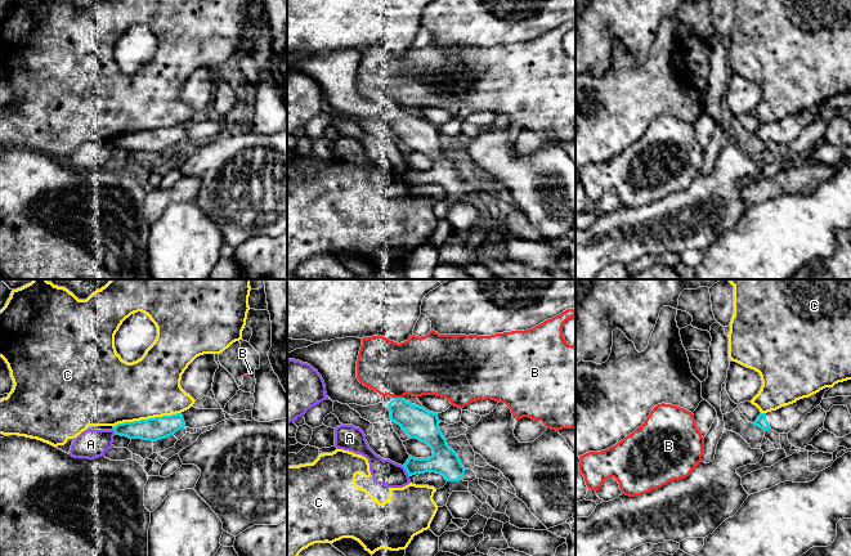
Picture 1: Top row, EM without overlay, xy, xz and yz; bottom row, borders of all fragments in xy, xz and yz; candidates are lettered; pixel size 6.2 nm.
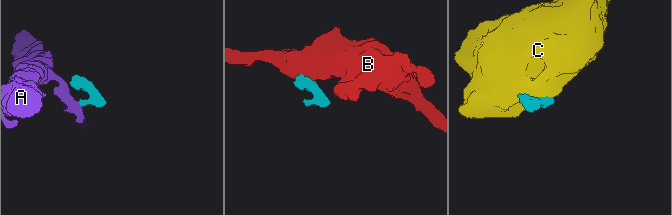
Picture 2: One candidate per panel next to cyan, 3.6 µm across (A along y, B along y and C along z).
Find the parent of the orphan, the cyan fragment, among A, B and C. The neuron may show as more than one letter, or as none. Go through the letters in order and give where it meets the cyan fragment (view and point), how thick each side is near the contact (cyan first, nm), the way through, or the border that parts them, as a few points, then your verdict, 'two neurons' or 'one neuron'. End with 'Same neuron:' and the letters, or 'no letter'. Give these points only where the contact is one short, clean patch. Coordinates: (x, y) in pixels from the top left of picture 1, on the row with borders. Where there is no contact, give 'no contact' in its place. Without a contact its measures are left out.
A: contact xz (406, 470); calibres 170 and 160 nm; two neurons
B: contact xz (398, 398); calibres 200 and 360 nm; border xz (394, 397), (402, 398); two neurons
C: contact xy (148, 418); calibres 140 and 380 nm; border xy (180, 412), (124, 421), (113, 427); two neurons
Same neuron: no letter

